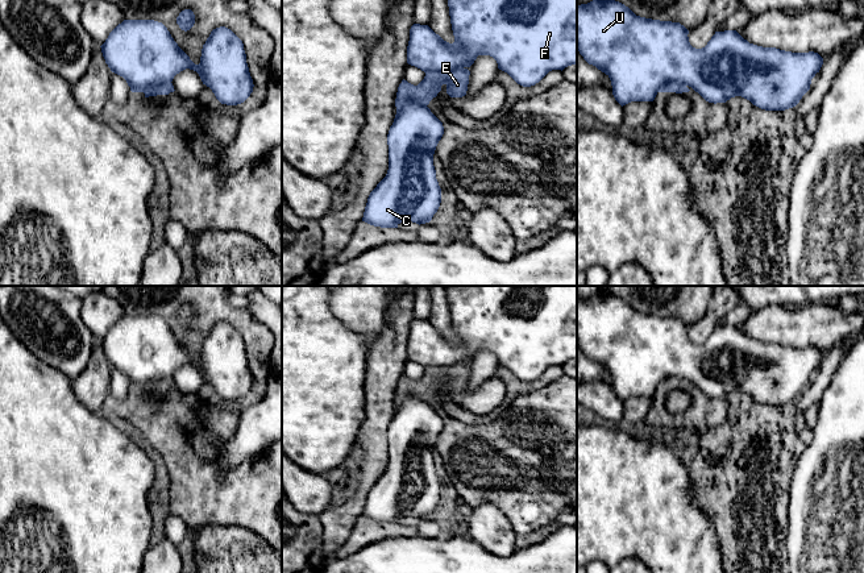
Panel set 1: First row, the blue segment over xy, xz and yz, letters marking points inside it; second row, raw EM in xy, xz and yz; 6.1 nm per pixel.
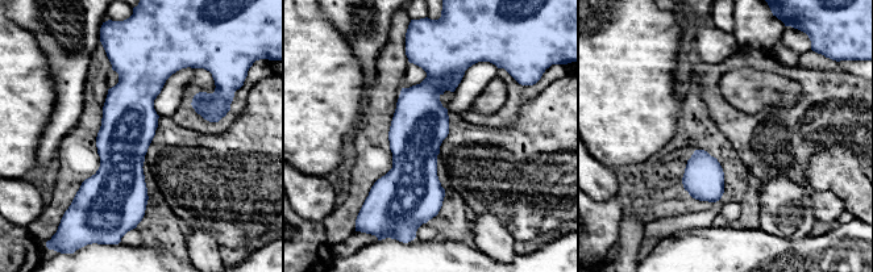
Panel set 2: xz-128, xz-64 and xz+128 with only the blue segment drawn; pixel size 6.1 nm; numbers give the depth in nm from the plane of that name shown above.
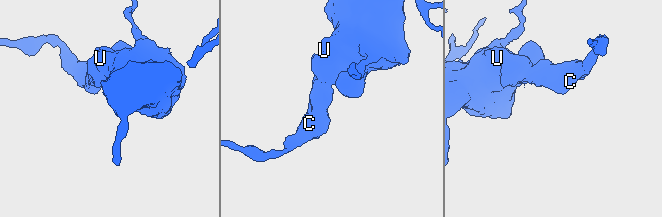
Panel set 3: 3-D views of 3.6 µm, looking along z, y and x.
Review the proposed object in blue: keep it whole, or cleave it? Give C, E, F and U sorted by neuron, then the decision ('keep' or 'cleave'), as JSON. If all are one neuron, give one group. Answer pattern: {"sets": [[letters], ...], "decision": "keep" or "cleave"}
{"sets": [["C", "F", "U"], ["E"]], "decision": "cleave"}

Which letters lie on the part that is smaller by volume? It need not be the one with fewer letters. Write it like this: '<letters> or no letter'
E

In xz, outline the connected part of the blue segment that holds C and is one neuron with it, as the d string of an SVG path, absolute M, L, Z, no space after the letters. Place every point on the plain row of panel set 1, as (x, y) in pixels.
M408 395L396 410L387 429L389 465L370 487L362 516L381 523L398 523L400 518L429 518L441 498L433 449L444 429L443 418L418 395Z

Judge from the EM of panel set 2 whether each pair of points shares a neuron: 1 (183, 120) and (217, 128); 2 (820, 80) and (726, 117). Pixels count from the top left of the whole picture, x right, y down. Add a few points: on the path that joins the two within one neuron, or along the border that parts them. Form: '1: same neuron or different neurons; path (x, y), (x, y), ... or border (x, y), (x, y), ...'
1: same neuron; path (191, 121), (210, 128)
2: same neuron; path (805, 107), (782, 128), (752, 128)

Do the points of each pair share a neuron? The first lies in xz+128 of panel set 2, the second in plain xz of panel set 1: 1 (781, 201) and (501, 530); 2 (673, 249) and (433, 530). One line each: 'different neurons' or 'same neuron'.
1: same neuron
2: different neurons

